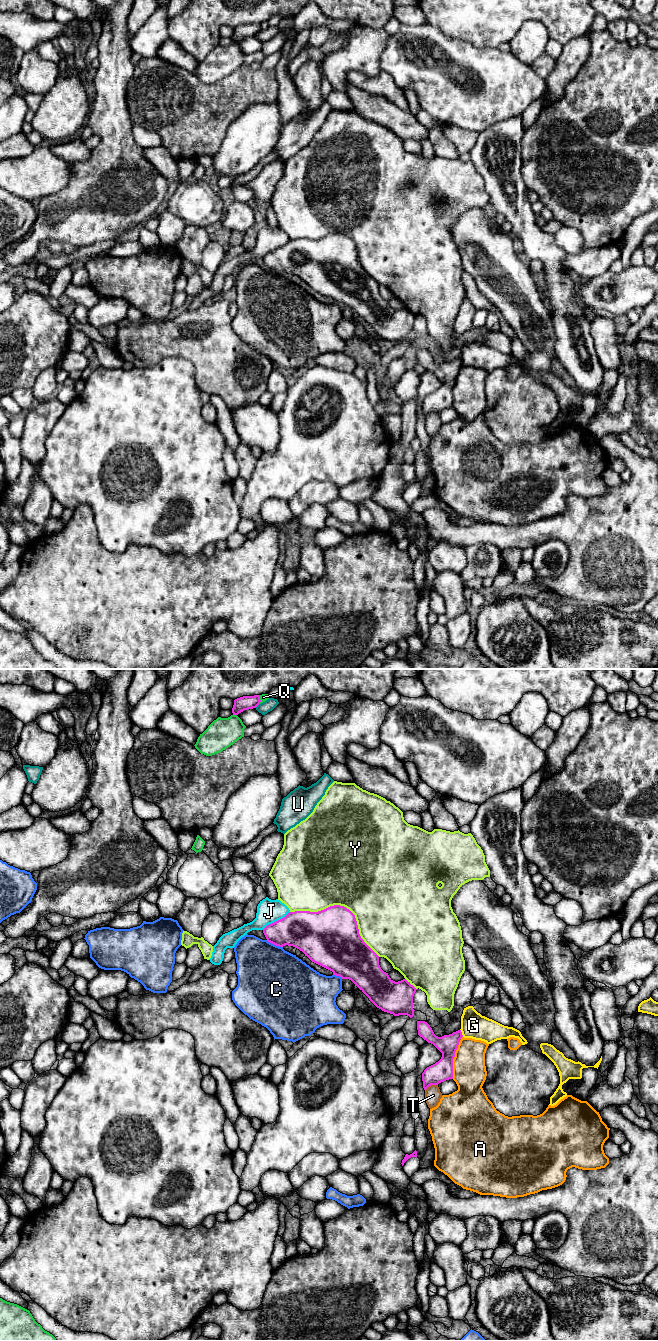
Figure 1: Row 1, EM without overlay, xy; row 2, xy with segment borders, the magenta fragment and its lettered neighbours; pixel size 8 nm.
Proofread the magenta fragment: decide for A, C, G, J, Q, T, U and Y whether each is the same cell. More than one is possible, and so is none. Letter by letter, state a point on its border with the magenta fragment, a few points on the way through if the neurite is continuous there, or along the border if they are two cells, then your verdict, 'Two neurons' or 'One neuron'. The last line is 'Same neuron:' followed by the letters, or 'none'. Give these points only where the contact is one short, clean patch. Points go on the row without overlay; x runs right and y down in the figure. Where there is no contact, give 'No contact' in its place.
A: Touches magenta at xy (453, 386). Two neurons
C: Touches magenta at xy (274, 272). Two neurons
G: Touches magenta at xy (461, 361). Boundary: xy (460, 357), (463, 364). Two neurons
J: Touches magenta at xy (276, 249). Two neurons
Q: Touches magenta at xy (259, 27). Two neurons
T: Touches magenta at xy (430, 413). Two neurons
U: Touches magenta at xy (257, 33). Two neurons
Y: Touches magenta at xy (343, 234). Two neurons
Same neuron: none

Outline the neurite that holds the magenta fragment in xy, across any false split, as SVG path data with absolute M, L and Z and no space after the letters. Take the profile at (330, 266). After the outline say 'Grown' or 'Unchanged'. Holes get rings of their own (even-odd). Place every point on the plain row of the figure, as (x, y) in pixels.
M334 233L318 240L289 240L284 246L267 253L263 261L268 270L279 275L293 274L302 279L312 290L332 299L333 303L351 308L382 339L394 344L407 343L410 346L414 344L413 324L417 317L406 307L393 309L388 301L381 297L379 284L361 266L355 243L346 235Z. Unchanged

